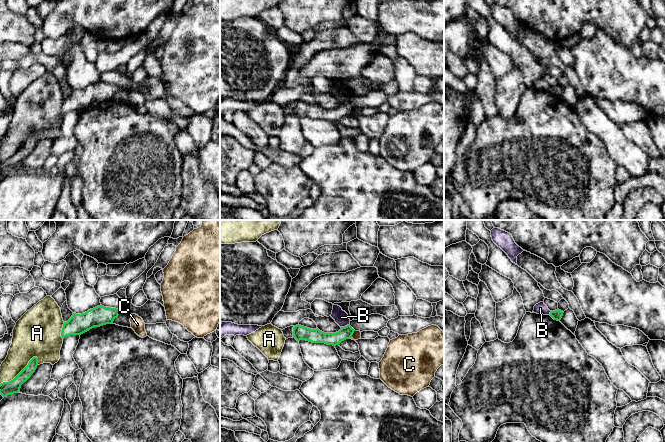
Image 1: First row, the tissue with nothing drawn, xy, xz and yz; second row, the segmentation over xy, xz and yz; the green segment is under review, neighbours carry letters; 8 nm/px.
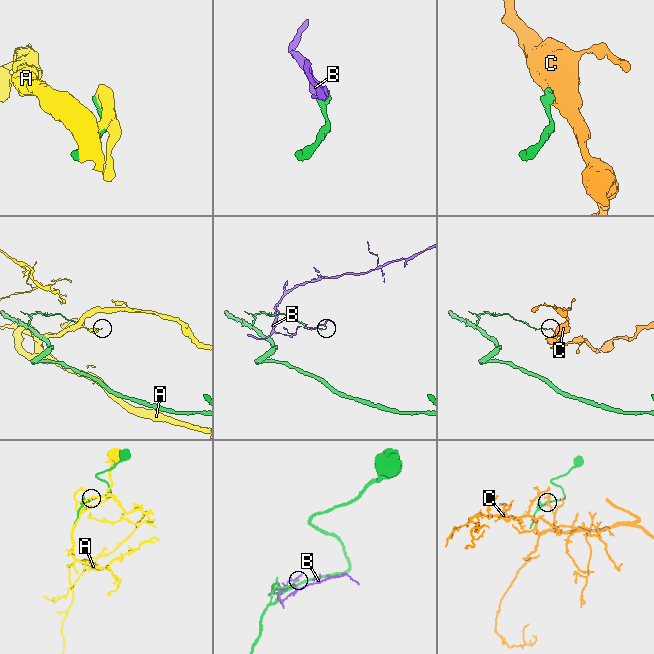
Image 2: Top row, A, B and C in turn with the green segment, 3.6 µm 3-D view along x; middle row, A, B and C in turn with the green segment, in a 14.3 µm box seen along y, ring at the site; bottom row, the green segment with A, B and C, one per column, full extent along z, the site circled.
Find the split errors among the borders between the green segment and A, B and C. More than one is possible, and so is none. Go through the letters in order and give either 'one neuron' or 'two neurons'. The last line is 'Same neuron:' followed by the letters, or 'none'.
A: two neurons
B: two neurons
C: two neurons
Same neuron: none

